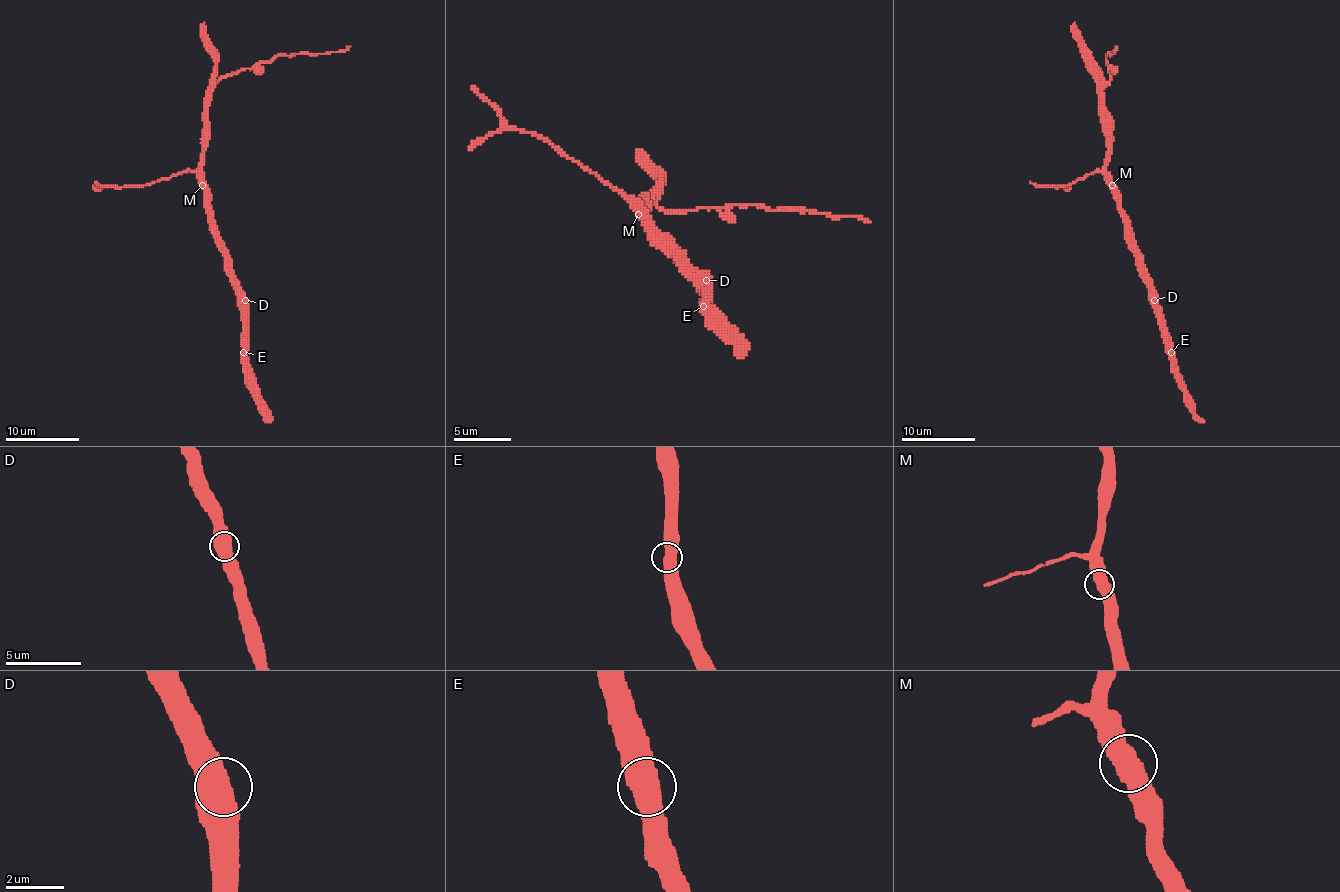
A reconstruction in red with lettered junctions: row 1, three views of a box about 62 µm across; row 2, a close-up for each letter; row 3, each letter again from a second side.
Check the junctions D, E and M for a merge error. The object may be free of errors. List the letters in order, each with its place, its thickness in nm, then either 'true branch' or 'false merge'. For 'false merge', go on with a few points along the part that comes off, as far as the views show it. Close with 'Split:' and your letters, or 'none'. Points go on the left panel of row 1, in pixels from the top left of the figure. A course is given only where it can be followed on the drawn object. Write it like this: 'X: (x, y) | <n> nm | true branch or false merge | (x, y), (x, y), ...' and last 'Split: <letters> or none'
D: (245, 300) | 700 nm | true branch
E: (243, 352) | 700 nm | true branch
M: (202, 185) | 700 nm | true branch
Split: none

